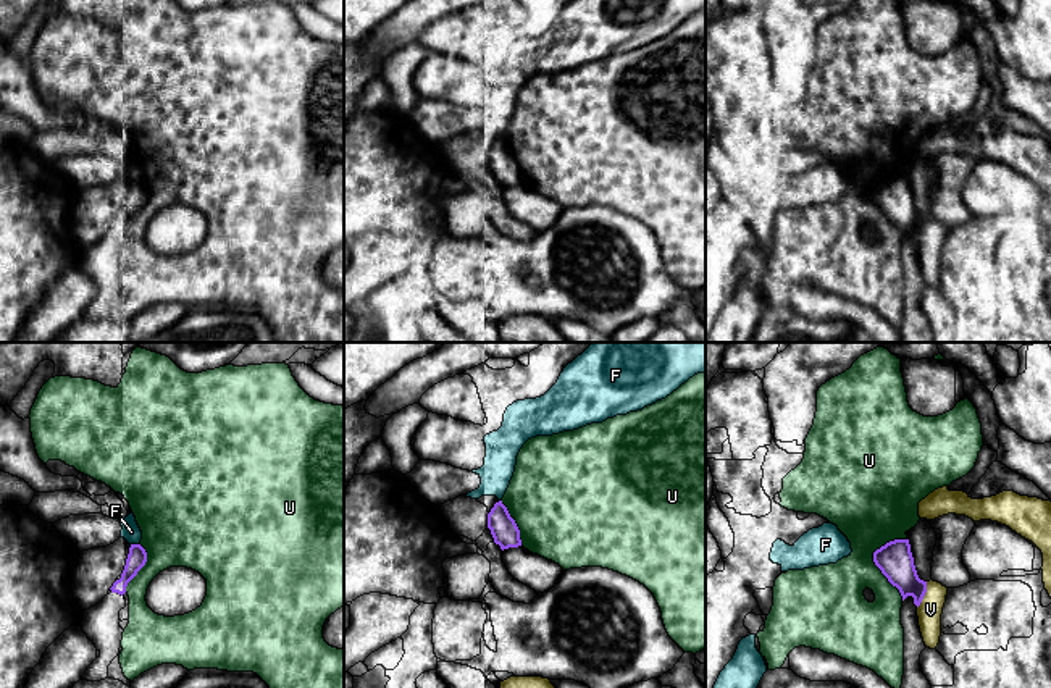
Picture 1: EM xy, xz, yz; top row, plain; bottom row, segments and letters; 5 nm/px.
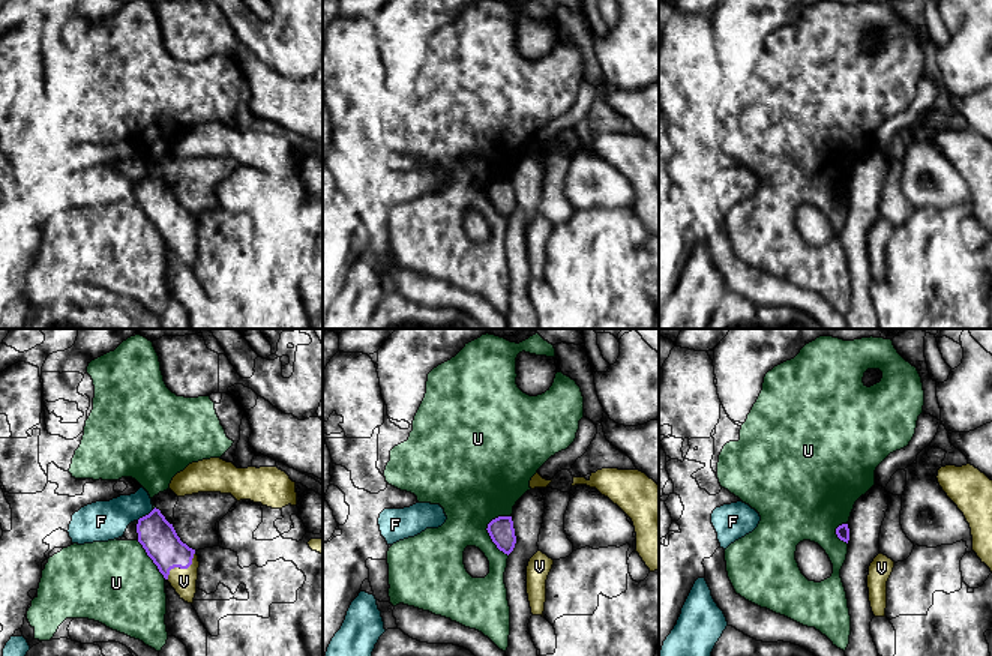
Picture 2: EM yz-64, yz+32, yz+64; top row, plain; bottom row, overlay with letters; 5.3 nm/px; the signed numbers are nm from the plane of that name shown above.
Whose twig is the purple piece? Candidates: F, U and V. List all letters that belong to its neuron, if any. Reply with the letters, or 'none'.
V

